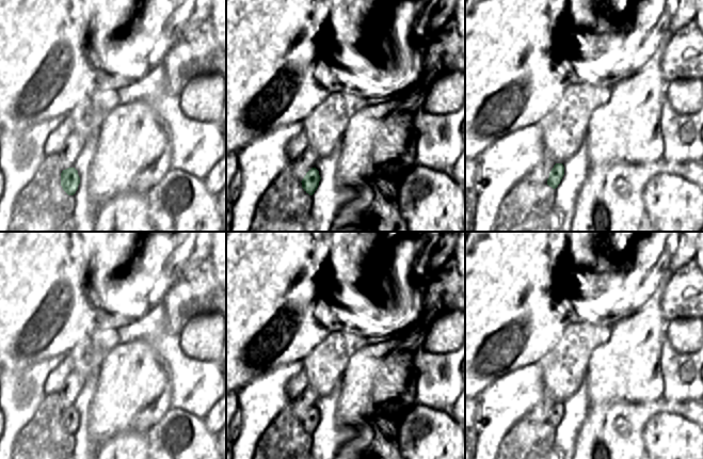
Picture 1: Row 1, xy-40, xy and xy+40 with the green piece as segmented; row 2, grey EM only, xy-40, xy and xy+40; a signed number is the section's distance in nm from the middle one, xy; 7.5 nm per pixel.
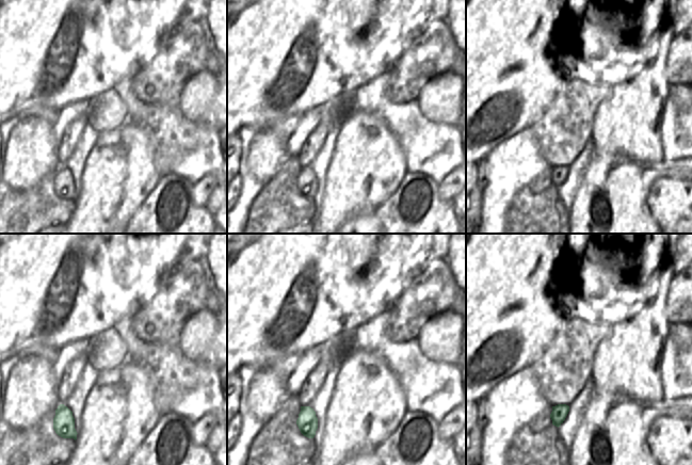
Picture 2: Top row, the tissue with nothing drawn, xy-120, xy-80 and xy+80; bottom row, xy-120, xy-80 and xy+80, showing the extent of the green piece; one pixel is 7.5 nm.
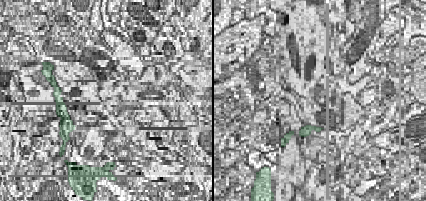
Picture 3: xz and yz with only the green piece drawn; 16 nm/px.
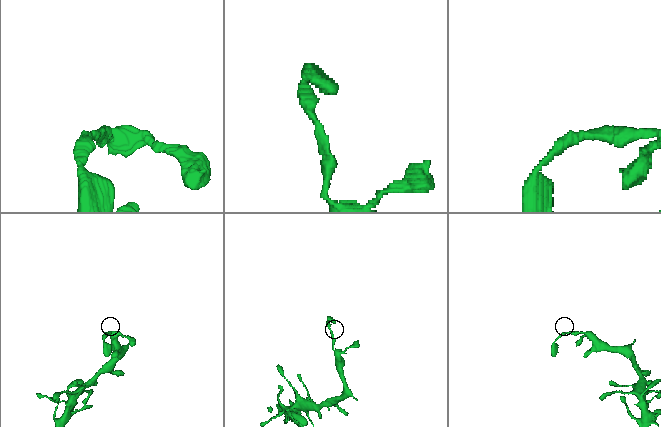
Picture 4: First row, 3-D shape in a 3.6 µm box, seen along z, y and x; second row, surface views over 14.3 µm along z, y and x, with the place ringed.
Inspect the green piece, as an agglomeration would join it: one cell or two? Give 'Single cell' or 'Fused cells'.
Single cell.

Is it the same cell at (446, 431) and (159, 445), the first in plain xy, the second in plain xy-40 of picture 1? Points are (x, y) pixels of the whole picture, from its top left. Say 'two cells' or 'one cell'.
one cell

